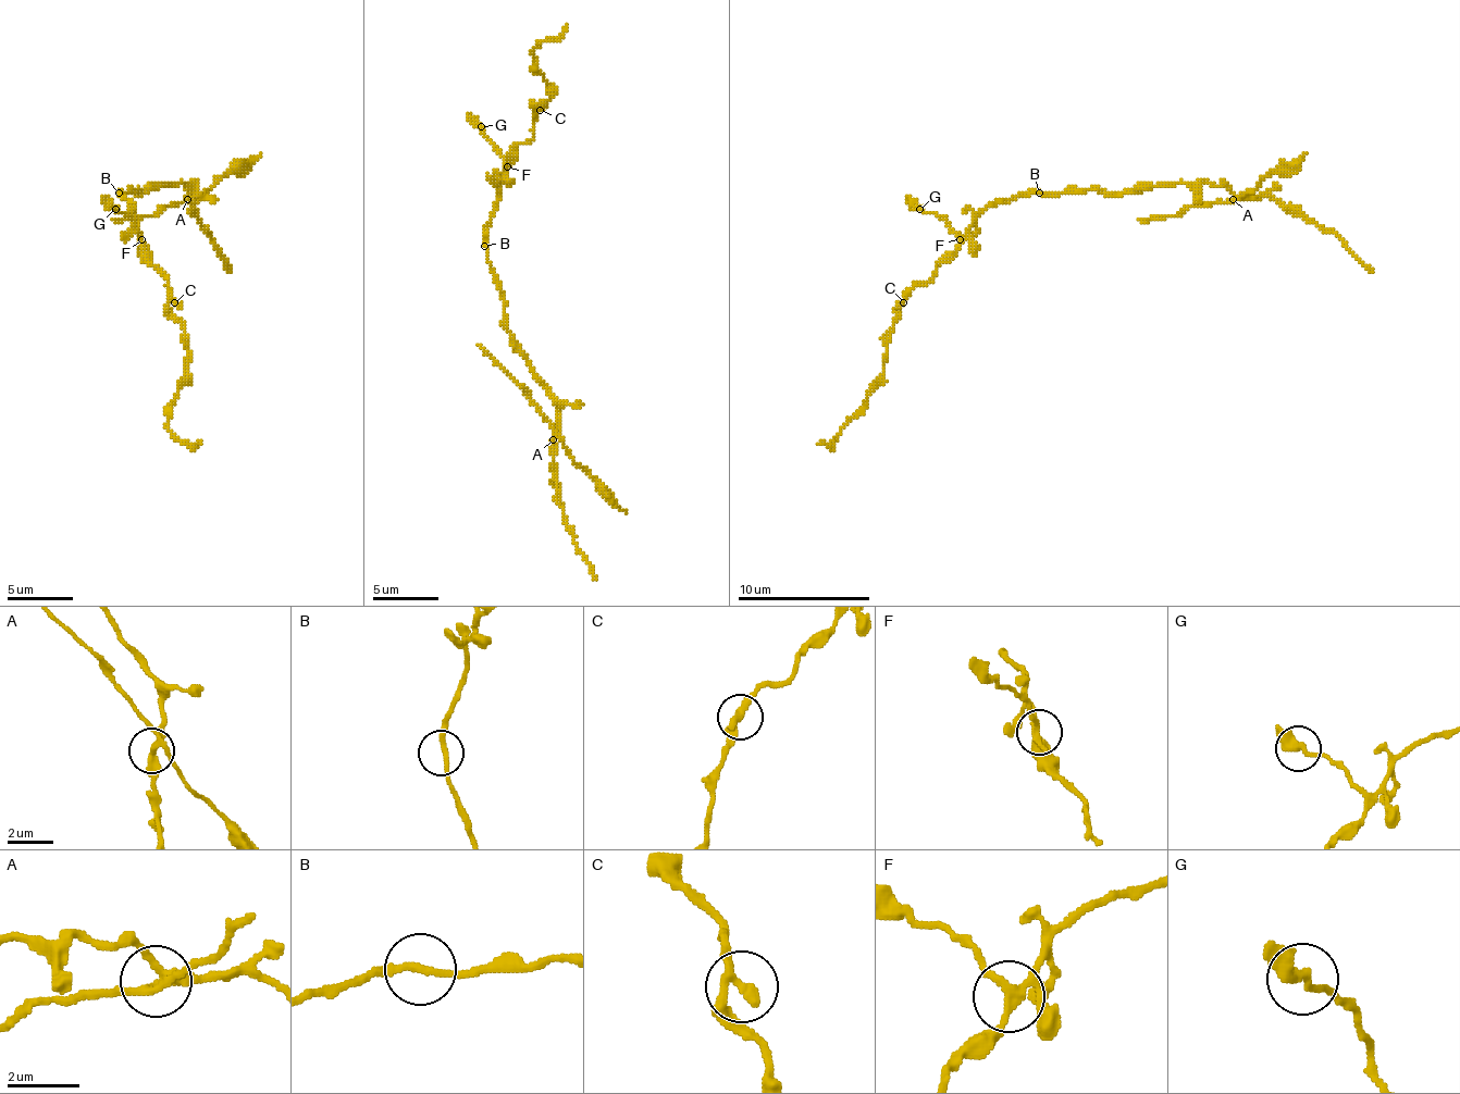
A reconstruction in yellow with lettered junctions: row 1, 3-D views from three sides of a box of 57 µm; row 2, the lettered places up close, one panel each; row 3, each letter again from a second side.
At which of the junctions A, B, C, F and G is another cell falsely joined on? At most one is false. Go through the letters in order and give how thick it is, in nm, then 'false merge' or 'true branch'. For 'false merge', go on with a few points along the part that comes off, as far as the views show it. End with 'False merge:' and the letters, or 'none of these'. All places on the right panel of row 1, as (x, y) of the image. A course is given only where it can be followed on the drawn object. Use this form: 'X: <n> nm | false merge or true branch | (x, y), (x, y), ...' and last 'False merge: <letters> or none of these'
A: 280 nm | false merge | (1234, 199), (1188, 206), (1177, 215), (1138, 220)
B: 200 nm | true branch
C: 280 nm | true branch
F: 220 nm | true branch
G: 360 nm | true branch
False merge: A

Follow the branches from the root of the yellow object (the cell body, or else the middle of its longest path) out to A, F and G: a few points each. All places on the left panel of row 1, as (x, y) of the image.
A: (122, 193), (135, 189), (148, 193), (174, 183), (192, 183), (188, 199)
F: (122, 193), (132, 202), (132, 223), (141, 239)
G: (122, 193), (132, 202), (132, 223), (138, 230), (138, 236), (135, 223), (125, 212), (115, 209)

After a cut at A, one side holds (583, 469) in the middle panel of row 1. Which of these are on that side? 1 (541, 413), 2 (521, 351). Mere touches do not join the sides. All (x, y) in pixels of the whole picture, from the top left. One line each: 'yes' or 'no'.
1: yes
2: no

